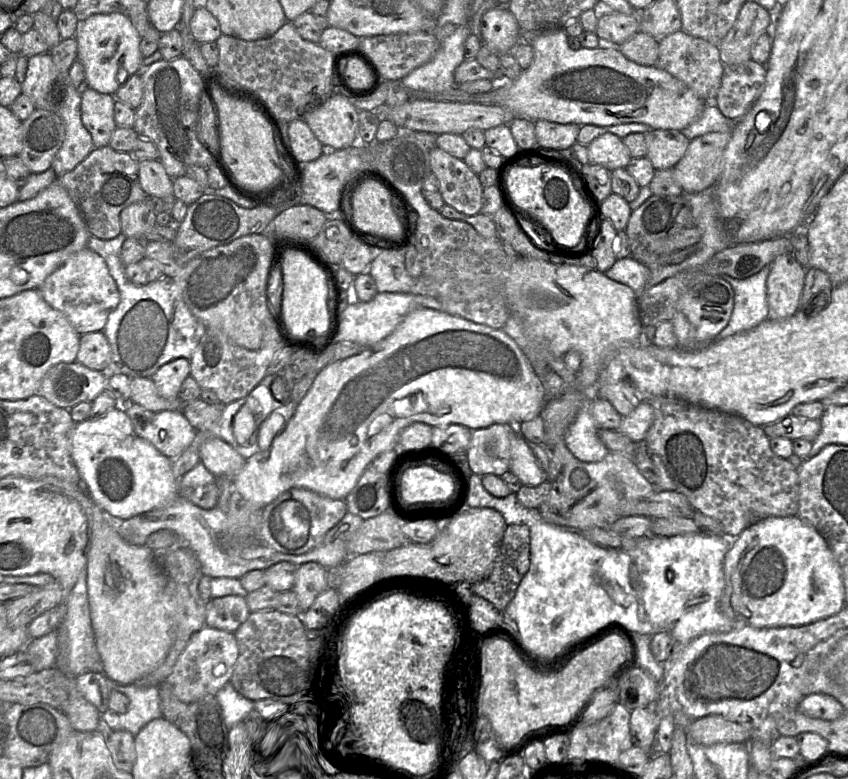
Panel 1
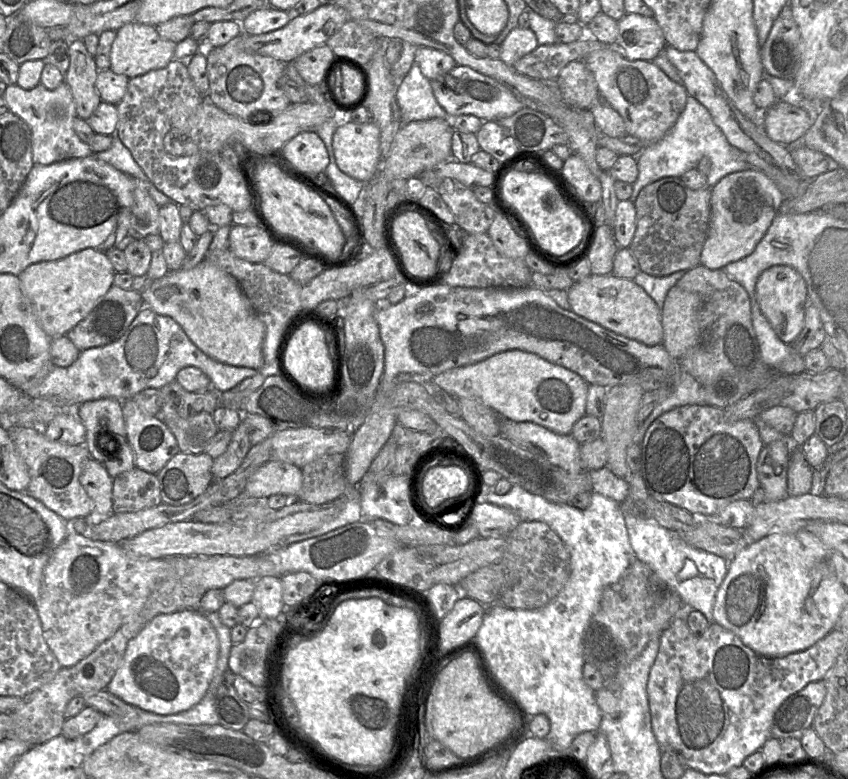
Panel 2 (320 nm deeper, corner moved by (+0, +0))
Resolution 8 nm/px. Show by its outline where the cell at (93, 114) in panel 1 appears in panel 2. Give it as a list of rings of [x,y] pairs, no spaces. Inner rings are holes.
[[[71,39],[68,48],[70,63],[64,82],[71,90],[77,116],[87,120],[102,102],[95,86],[99,70],[83,40]]]

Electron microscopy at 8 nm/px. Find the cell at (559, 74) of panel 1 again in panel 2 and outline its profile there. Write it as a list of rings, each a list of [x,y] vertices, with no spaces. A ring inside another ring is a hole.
[[[455,66],[449,72],[430,80],[433,94],[448,118],[474,115],[483,121],[498,121],[524,107],[524,103],[507,87],[467,66]]]

